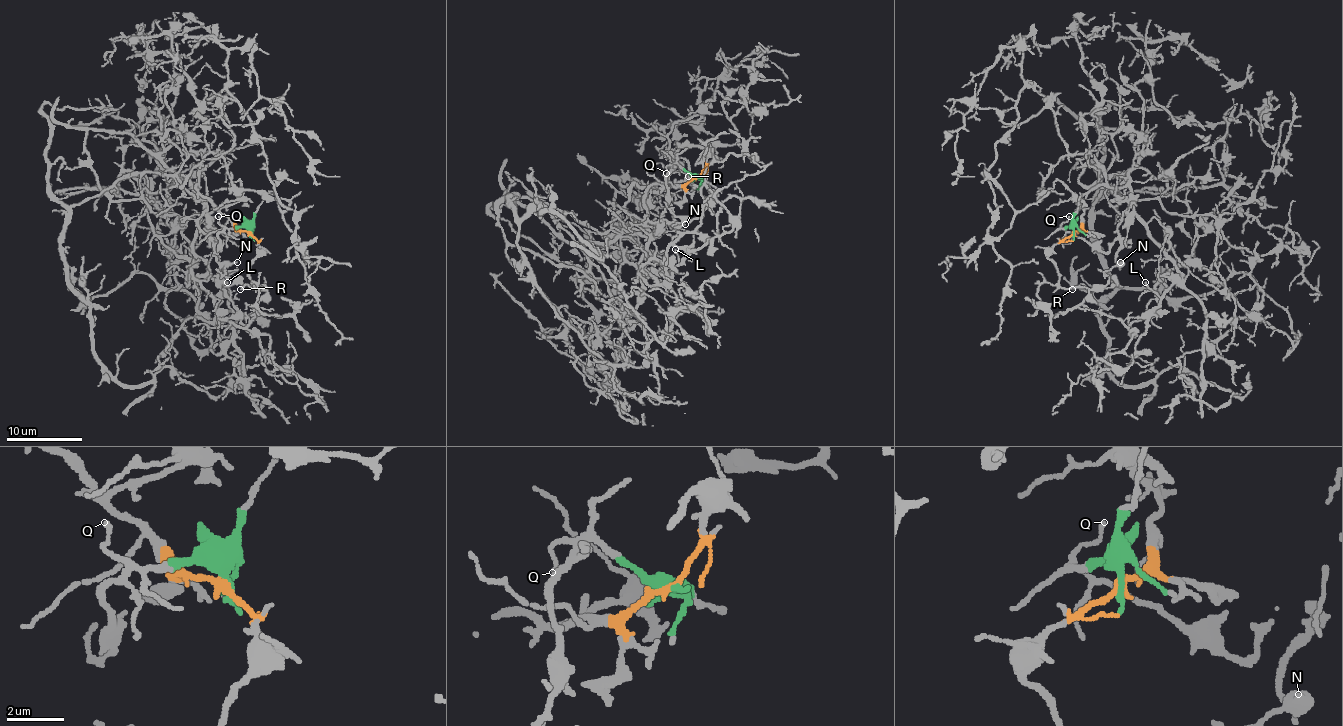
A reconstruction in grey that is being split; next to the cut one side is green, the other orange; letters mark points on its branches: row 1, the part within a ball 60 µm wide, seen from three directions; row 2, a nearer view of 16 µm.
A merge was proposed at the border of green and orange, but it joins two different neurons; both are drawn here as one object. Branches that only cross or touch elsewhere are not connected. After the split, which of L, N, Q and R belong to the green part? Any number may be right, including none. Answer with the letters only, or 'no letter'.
N, Q

